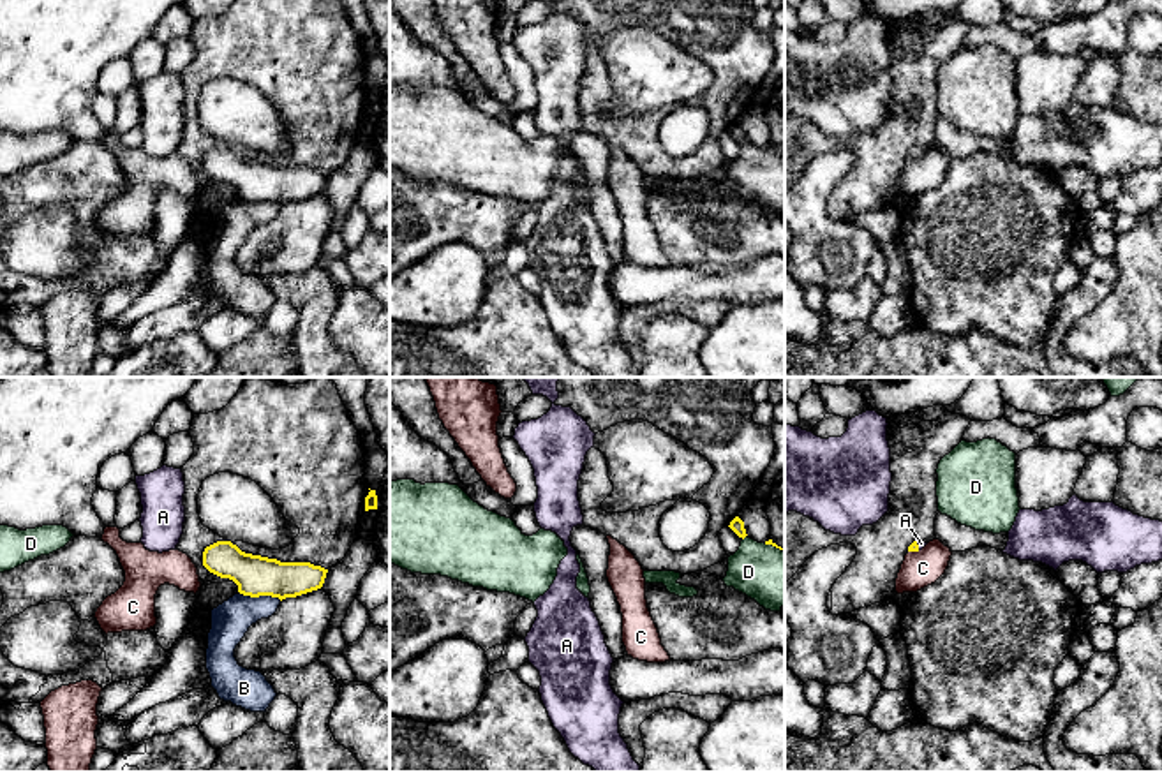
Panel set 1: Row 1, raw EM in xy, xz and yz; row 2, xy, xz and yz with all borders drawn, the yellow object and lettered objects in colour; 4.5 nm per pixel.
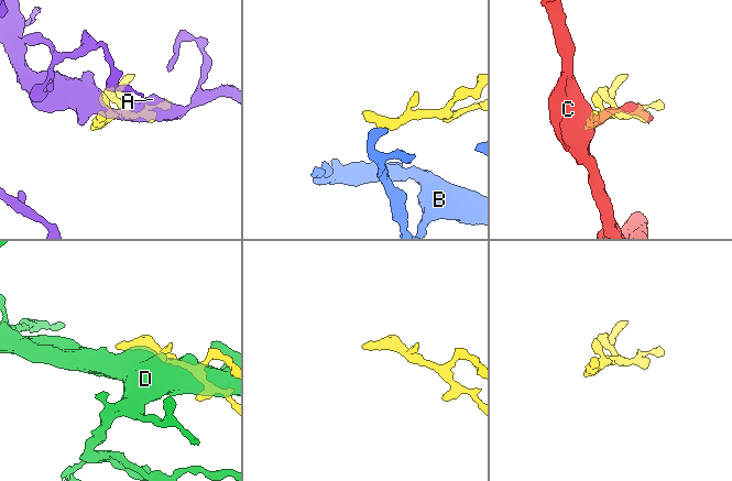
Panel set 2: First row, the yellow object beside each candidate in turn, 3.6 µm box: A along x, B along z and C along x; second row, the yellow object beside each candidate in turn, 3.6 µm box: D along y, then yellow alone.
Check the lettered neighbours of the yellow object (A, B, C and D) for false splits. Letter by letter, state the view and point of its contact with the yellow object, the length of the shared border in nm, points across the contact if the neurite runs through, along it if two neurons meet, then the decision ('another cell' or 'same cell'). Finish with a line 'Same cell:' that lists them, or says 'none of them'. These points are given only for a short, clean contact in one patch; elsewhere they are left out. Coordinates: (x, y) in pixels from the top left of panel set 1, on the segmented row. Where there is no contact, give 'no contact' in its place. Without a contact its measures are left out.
A: meets yellow in yz at (917, 545); contact 40 nm long; runs through yz (914, 547), (917, 545), (921, 543); same cell
B: meets yellow in xy at (260, 594); contact 200 nm long; border along xy (238, 591), (249, 596), (277, 596), (281, 600); another cell
C: meets yellow in yz at (914, 550); contact 60 nm long; border along yz (919, 550), (908, 552); another cell
D: meets yellow in xz at (744, 536); contact 40 nm long; another cell
Same cell: A

